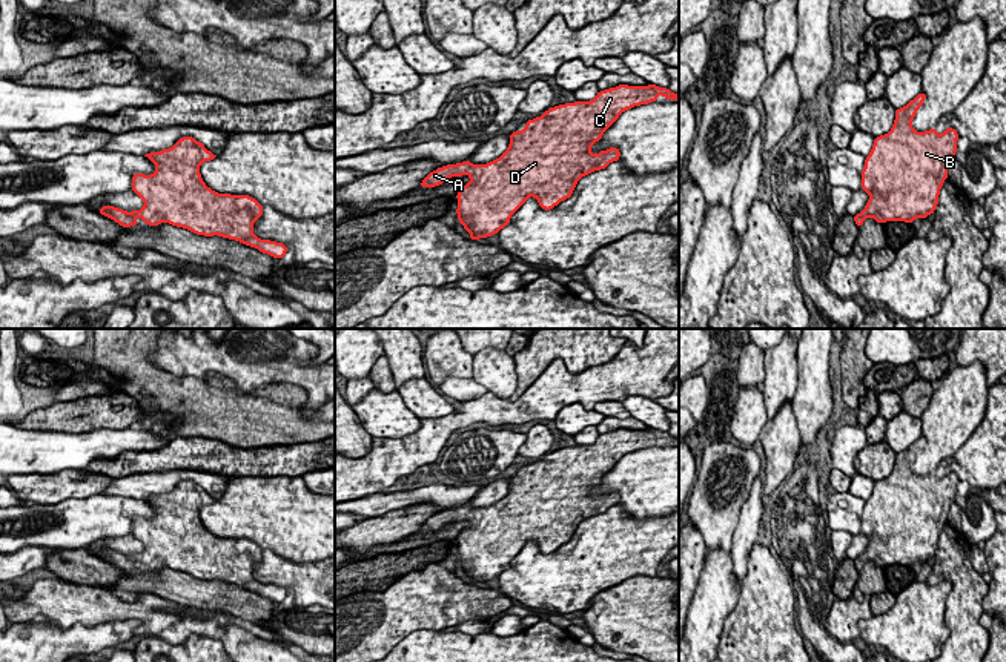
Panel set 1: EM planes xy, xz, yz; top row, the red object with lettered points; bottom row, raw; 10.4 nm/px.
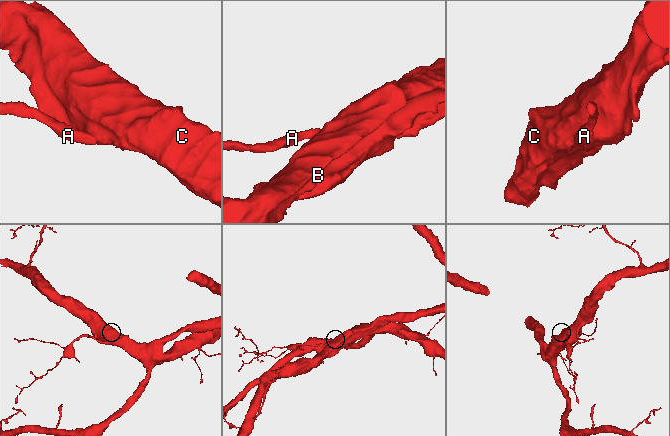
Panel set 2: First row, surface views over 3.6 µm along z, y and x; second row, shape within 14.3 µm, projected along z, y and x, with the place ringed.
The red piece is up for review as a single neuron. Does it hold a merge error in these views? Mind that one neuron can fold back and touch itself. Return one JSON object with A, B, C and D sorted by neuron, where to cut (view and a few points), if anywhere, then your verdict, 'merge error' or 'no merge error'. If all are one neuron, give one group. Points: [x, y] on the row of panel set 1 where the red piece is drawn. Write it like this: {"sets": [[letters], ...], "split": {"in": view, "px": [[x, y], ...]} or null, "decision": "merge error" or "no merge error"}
{"sets": [["A", "B", "C", "D"]], "split": null, "decision": "no merge error"}

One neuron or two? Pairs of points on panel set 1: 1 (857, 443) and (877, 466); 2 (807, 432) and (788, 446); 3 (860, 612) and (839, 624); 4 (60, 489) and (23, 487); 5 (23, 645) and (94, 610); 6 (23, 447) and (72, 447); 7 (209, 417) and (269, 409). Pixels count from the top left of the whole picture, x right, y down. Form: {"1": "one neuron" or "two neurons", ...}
{"1": "two neurons", "2": "two neurons", "3": "one neuron", "4": "one neuron", "5": "two neurons", "6": "one neuron", "7": "one neuron"}

